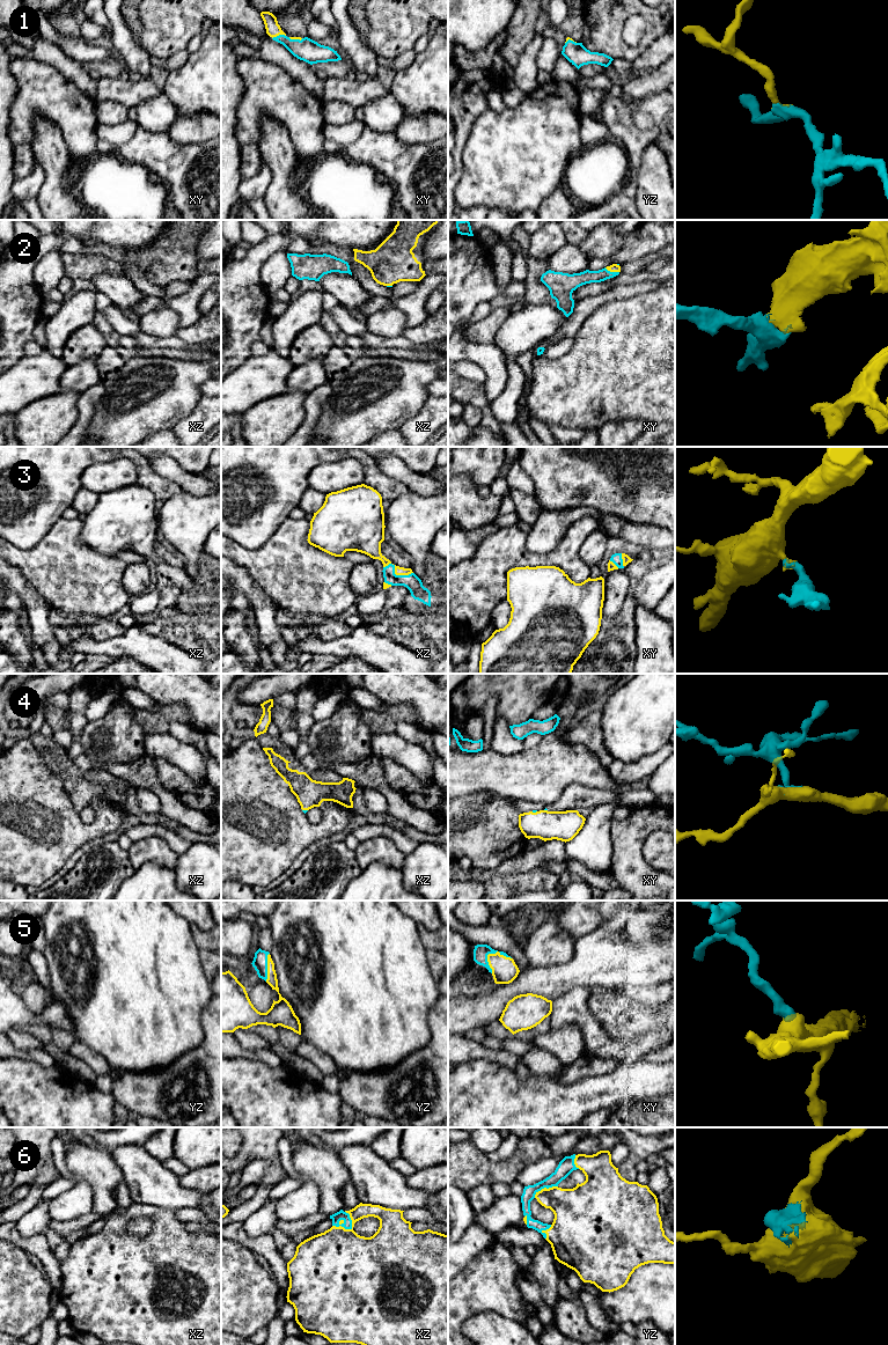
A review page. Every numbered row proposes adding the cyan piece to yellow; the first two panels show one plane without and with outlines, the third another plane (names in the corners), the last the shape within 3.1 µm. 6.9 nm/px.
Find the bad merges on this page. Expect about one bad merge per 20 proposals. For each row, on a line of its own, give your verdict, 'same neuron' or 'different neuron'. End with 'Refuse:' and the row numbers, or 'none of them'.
1: same neuron
2: same neuron
3: same neuron
4: same neuron
5: same neuron
6: same neuron
Refuse: none of them

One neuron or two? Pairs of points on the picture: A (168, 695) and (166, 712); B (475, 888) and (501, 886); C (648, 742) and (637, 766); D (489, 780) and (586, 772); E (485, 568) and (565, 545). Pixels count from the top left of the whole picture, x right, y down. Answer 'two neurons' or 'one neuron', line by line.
A: two neurons
B: two neurons
C: two neurons
D: one neuron
E: one neuron

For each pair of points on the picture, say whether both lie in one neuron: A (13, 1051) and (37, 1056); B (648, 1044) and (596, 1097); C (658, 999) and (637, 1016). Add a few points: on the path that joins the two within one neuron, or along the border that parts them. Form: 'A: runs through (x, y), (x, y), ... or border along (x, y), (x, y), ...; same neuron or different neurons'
A: runs through (19, 1055), (31, 1055); same neuron
B: border along (640, 1058), (623, 1063); different neurons
C: border along (641, 1002), (652, 1008), (660, 1008), (662, 1006); different neurons

